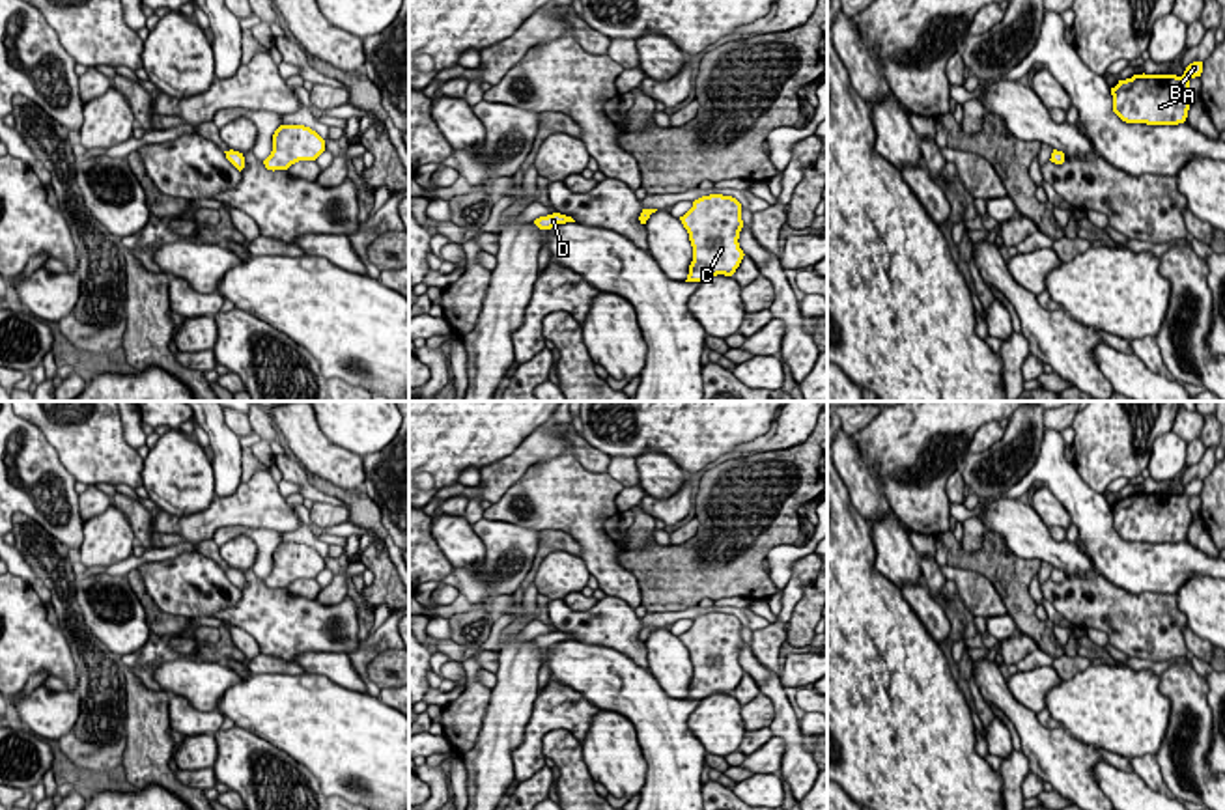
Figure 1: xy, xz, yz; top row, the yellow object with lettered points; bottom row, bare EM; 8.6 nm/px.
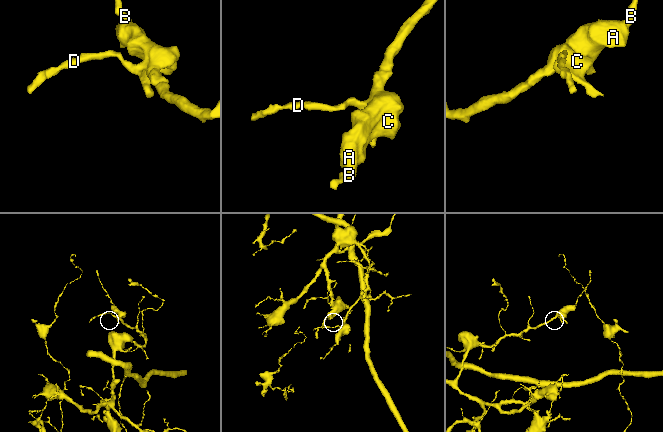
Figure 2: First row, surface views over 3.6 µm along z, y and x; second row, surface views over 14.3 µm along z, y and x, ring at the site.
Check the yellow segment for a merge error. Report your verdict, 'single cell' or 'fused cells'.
fused cells

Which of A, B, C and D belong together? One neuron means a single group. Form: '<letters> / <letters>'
A B C / D

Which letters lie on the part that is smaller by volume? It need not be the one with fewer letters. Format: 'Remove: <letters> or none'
Remove: D

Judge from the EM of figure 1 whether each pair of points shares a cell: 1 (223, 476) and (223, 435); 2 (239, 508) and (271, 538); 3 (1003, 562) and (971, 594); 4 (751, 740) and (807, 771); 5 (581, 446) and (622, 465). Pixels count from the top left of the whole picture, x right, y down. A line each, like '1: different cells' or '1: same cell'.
1: same cell
2: different cells
3: different cells
4: different cells
5: different cells

